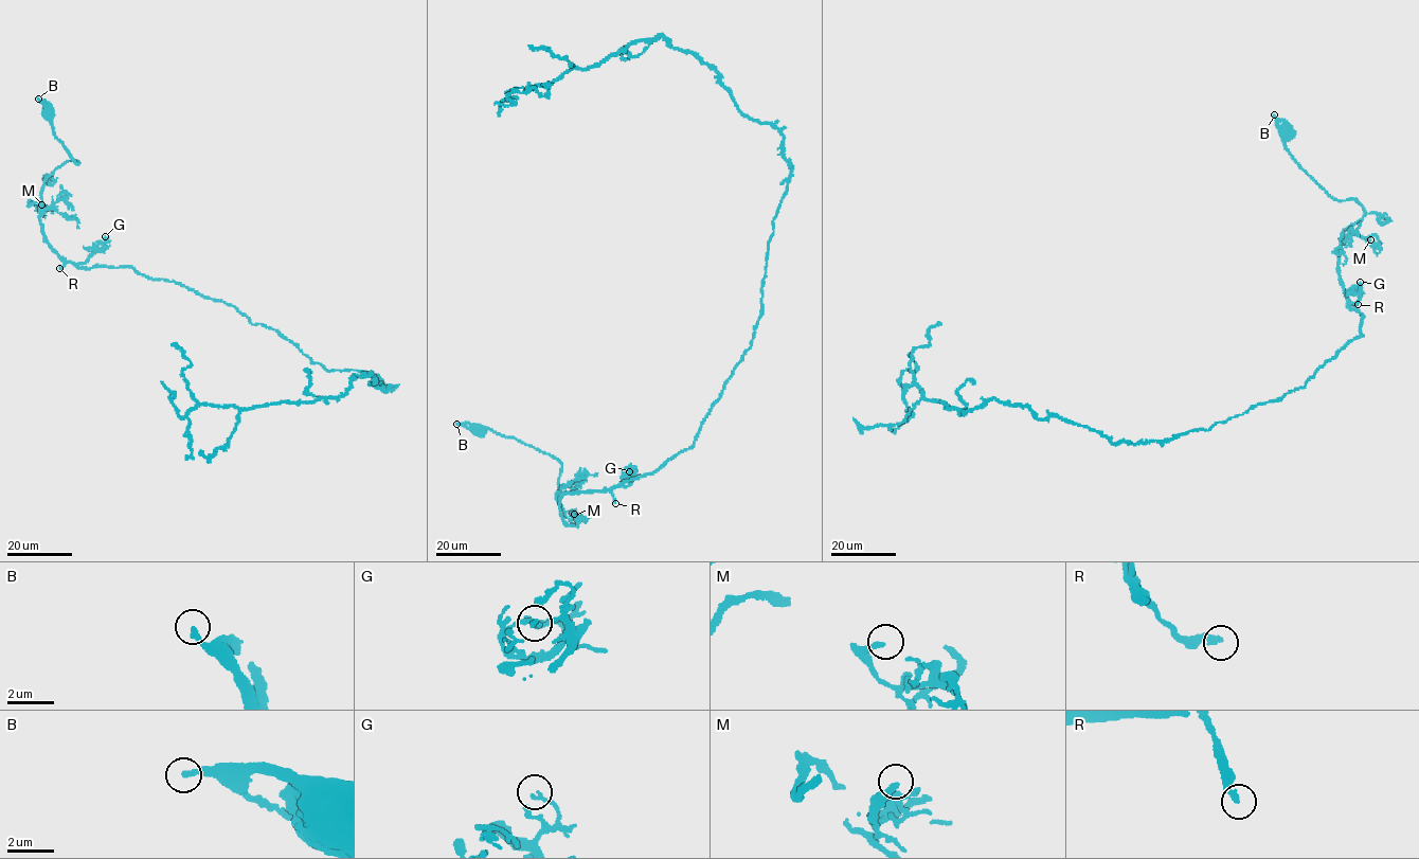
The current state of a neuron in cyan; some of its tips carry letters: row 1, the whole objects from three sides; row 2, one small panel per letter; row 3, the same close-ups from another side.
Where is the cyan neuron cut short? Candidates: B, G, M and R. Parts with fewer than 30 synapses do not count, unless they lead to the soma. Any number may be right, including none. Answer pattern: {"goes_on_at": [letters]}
{"goes_on_at": ["R"]}

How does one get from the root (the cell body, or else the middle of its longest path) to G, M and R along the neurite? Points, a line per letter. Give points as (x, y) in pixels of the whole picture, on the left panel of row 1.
G: (47, 112), (79, 162), (66, 161), (46, 178), (42, 235), (76, 265), (103, 248), (105, 236)
M: (47, 112), (79, 162), (66, 161), (46, 178), (41, 207), (28, 206), (39, 210), (41, 204)
R: (47, 112), (55, 136), (79, 162), (66, 161), (46, 178), (40, 196), (42, 235), (64, 264), (59, 268)

